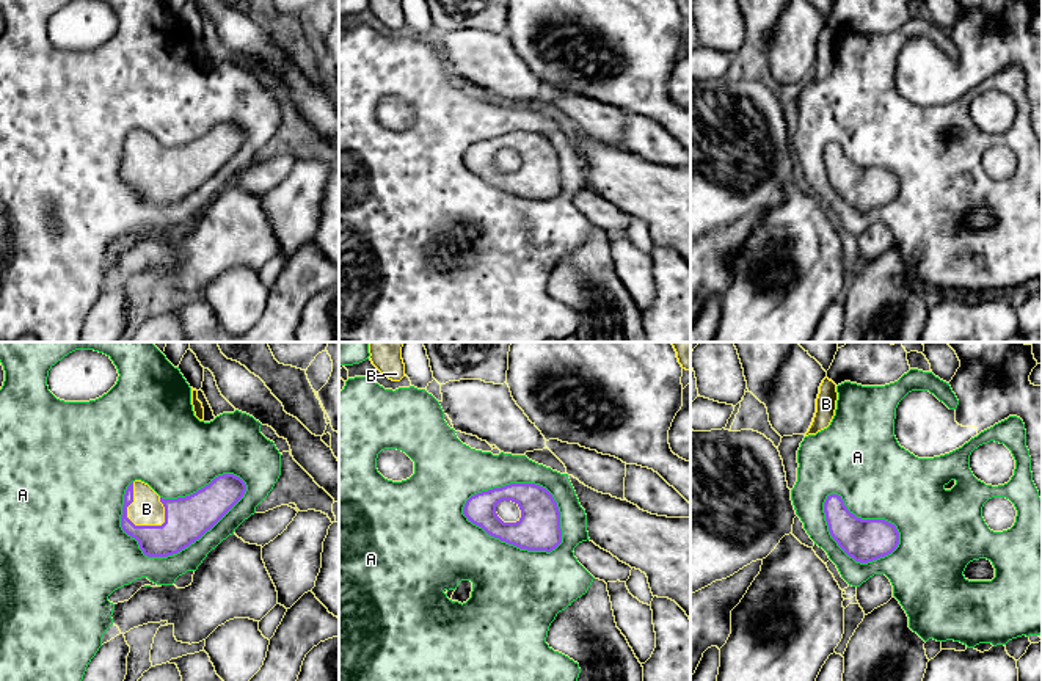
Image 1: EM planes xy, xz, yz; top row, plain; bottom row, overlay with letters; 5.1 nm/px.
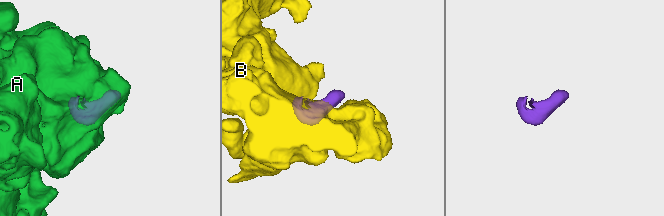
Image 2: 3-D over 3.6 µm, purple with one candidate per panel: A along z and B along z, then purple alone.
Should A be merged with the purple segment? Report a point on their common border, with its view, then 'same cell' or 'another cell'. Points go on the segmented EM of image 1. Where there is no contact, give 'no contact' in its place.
meets purple in xy at (184, 548); another cell

